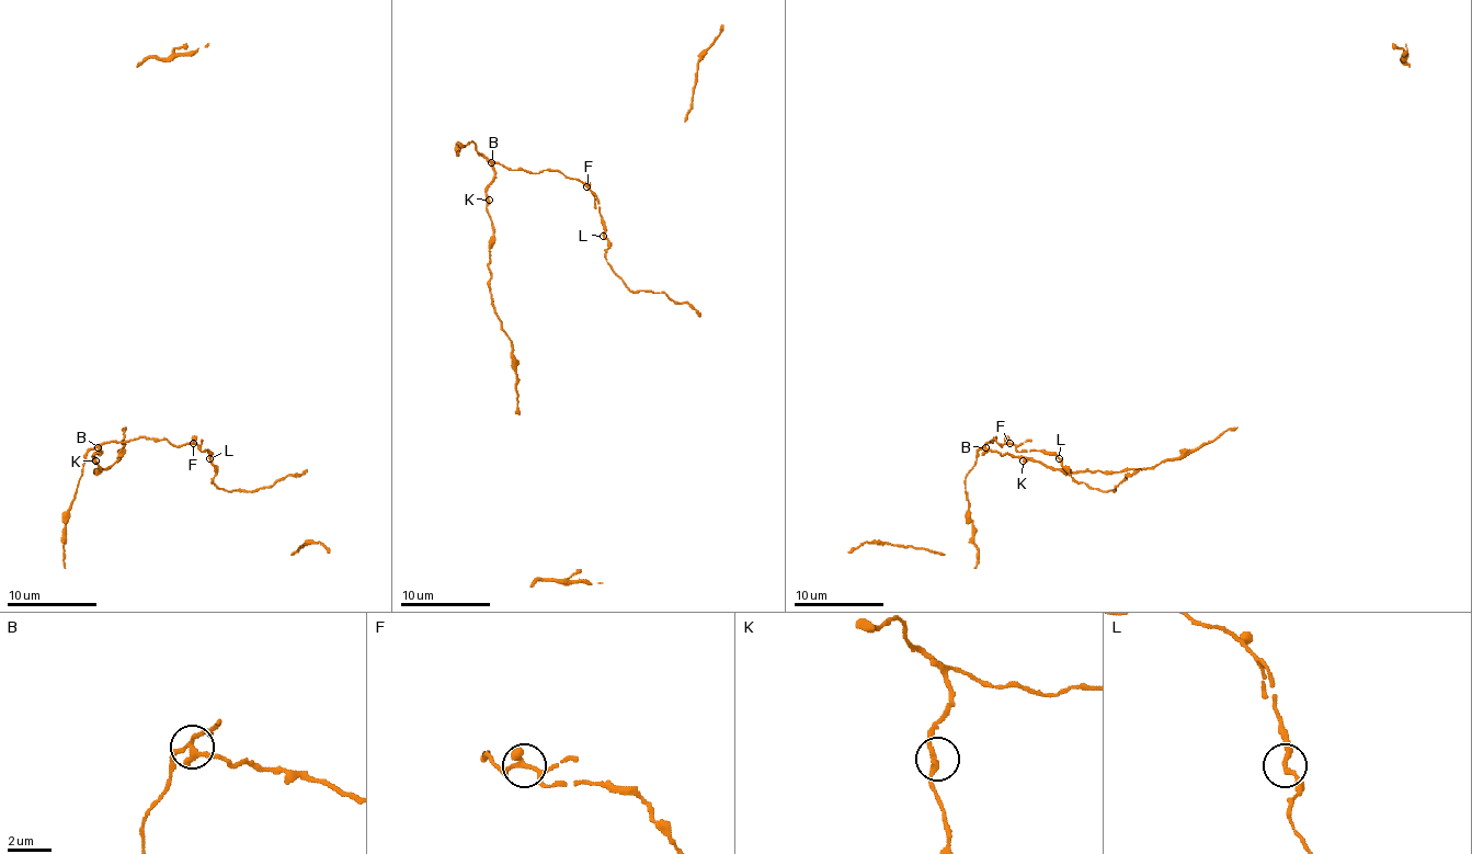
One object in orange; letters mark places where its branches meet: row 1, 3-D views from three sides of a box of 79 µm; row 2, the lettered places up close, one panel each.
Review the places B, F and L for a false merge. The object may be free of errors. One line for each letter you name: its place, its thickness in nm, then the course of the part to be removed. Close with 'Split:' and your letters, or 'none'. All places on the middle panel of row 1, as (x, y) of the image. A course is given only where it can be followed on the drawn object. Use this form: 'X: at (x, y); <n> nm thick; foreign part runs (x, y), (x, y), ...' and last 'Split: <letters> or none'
B: at (491, 162); 240 nm thick
Split: B

